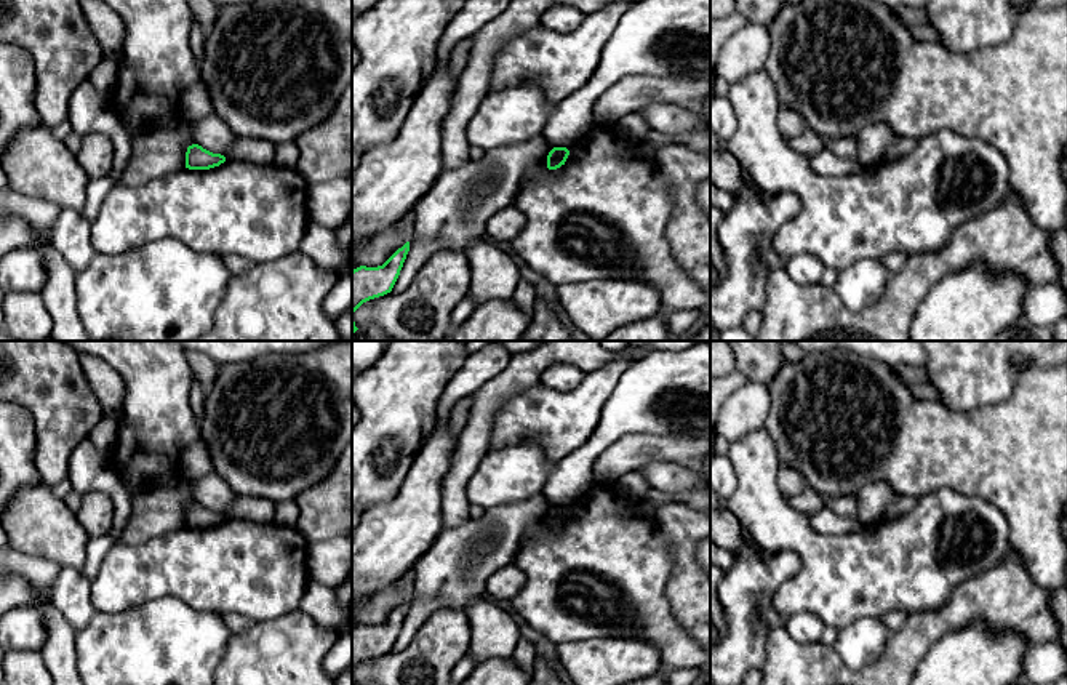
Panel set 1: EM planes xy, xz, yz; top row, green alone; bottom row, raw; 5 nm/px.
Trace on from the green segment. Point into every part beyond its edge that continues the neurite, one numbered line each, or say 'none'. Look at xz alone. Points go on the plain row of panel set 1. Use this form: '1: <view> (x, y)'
none

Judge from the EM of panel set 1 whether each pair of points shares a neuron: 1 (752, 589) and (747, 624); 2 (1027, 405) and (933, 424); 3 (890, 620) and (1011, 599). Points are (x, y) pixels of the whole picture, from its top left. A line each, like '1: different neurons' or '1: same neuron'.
1: same neuron
2: same neuron
3: different neurons

